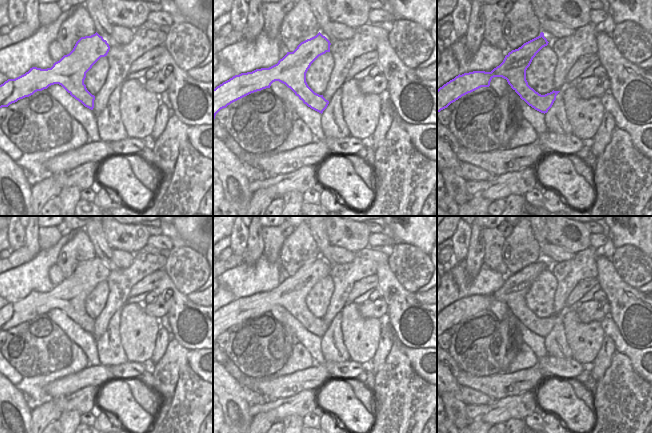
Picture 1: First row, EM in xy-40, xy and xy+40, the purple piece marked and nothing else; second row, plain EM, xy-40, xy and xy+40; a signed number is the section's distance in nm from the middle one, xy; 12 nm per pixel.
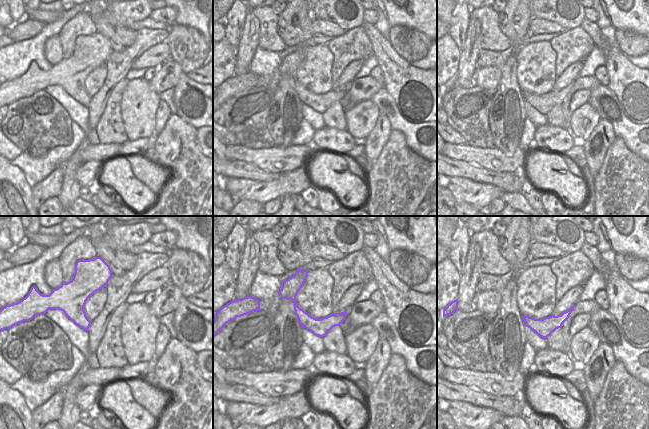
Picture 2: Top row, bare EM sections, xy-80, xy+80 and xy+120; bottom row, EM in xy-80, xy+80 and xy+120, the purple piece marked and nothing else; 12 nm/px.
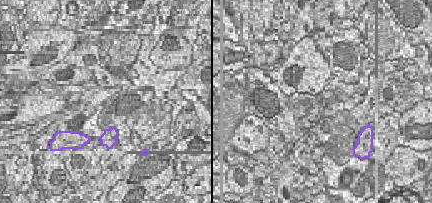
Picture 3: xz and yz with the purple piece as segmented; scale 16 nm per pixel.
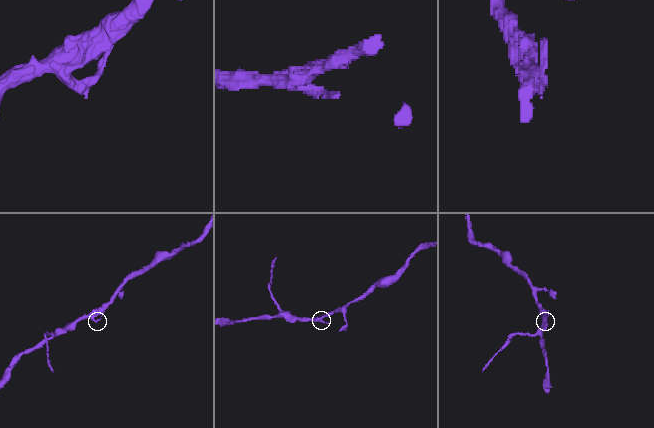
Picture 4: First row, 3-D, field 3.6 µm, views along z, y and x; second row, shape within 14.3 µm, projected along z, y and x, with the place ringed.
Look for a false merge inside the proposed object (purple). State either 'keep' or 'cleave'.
cleave

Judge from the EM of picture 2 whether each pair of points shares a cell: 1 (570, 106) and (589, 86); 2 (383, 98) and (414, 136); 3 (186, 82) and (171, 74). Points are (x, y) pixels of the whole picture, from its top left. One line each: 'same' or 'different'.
1: same
2: same
3: different

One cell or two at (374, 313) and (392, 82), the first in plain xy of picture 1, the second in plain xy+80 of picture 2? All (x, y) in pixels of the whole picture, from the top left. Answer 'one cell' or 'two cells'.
two cells

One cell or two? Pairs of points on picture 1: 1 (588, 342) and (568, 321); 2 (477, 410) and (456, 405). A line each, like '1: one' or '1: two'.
1: one
2: two

